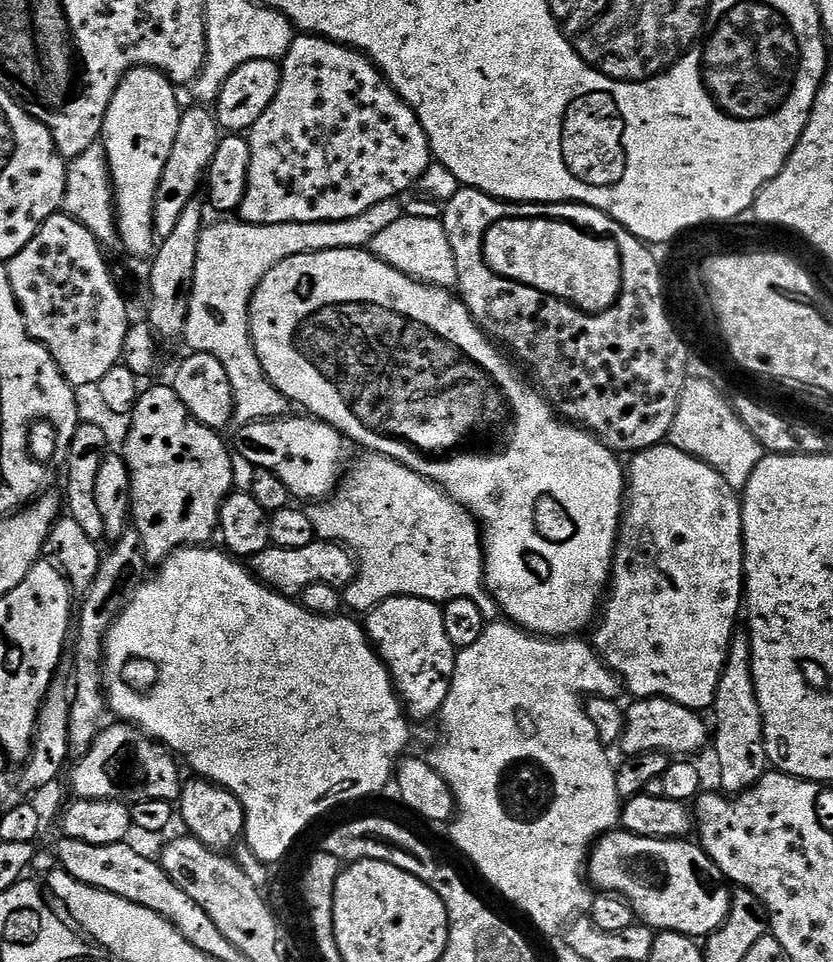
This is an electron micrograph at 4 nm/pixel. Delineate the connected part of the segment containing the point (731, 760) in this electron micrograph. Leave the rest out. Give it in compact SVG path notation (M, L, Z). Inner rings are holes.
M737 630L728 647L724 673L718 682L716 697L710 709L716 715L714 724L714 762L721 767L719 787L728 794L739 794L752 788L763 778L770 765L764 745L764 719L758 706L758 694L752 673L752 642L747 631Z

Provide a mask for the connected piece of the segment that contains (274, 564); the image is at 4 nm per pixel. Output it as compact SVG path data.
M317 539L302 550L286 550L270 546L262 554L251 557L250 568L257 580L284 596L299 597L312 584L325 584L341 590L356 579L358 565L351 552L343 544L333 544L330 540Z

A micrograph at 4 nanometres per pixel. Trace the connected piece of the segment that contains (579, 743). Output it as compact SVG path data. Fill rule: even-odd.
M492 622L485 627L482 638L474 642L474 646L466 646L459 649L456 654L456 665L454 666L454 678L450 682L450 690L446 694L446 702L442 713L444 720L444 737L436 748L436 753L430 756L433 768L442 774L446 786L456 799L458 815L451 821L448 830L455 846L472 862L473 866L480 872L481 876L510 903L527 912L533 924L544 934L554 936L568 926L569 922L577 915L587 911L593 902L586 879L587 859L590 855L592 845L613 831L620 821L620 809L622 801L617 792L616 768L612 764L607 752L607 745L601 742L597 727L590 721L587 707L582 703L581 693L585 688L616 688L621 679L600 659L595 647L591 643L583 644L580 638L545 638L535 634L529 634L522 628L516 627L511 622ZM521 763L538 765L544 774L544 782L540 782L540 790L544 794L532 792L532 800L506 800L506 796L500 796L500 774L505 766Z

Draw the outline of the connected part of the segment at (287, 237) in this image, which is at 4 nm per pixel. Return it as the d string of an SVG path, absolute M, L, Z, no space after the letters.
M235 222L236 224L212 224L209 223L204 231L200 233L200 257L196 263L196 273L194 274L194 282L192 283L192 297L190 298L190 306L188 307L188 321L184 327L183 339L188 340L189 349L192 352L205 352L214 358L218 358L218 362L222 362L222 366L226 370L226 374L230 378L230 386L234 394L234 402L236 410L235 419L241 425L251 424L257 420L274 420L283 417L289 411L290 402L279 392L275 386L268 380L267 374L264 372L262 362L256 353L256 347L252 341L252 327L248 321L249 308L252 305L252 295L256 293L256 287L262 282L262 278L266 278L266 274L270 274L270 270L274 270L274 266L278 266L278 262L282 262L286 258L294 258L298 254L306 254L307 252L321 252L322 250L338 250L344 248L344 226L330 226L330 222L318 222L317 224L245 224L243 222Z

